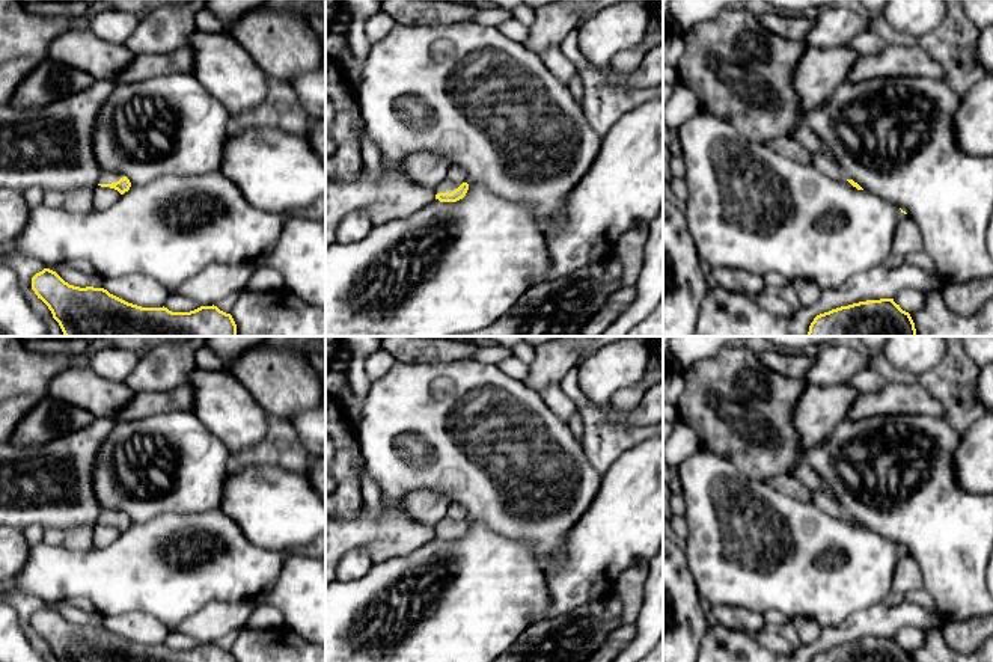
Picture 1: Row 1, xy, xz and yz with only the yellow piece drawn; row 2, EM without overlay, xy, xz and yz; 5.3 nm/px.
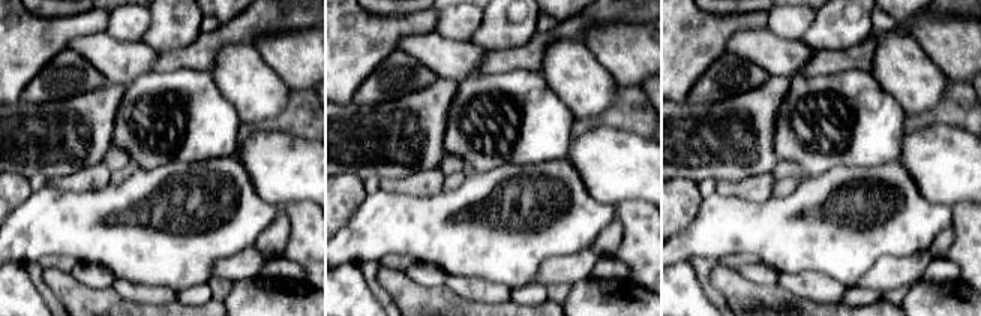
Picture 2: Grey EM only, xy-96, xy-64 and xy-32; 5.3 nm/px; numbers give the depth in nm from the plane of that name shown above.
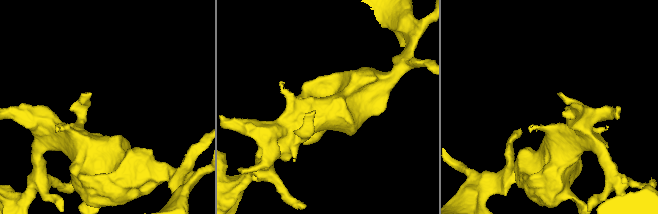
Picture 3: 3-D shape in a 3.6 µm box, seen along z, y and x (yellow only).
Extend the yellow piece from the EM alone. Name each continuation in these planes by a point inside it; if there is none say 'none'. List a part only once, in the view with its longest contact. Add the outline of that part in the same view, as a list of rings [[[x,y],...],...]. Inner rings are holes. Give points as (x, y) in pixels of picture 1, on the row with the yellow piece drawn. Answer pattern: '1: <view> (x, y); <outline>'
1: xy (106, 177); [[[102,170],[98,179],[98,184],[112,184],[124,178],[124,173],[119,172],[110,172],[110,170]]]

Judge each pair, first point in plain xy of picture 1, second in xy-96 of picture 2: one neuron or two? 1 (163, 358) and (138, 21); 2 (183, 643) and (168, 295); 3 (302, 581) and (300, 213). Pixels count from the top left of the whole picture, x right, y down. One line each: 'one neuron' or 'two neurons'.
1: two neurons
2: two neurons
3: one neuron

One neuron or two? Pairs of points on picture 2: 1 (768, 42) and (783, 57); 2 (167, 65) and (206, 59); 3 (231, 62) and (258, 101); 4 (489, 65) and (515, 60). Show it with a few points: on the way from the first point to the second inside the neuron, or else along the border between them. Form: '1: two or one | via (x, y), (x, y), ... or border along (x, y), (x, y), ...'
1: one | via (771, 45), (780, 54)
2: one | via (176, 59), (197, 59)
3: one | via (240, 71), (243, 78), (257, 92)
4: one | via (495, 62), (509, 60)

